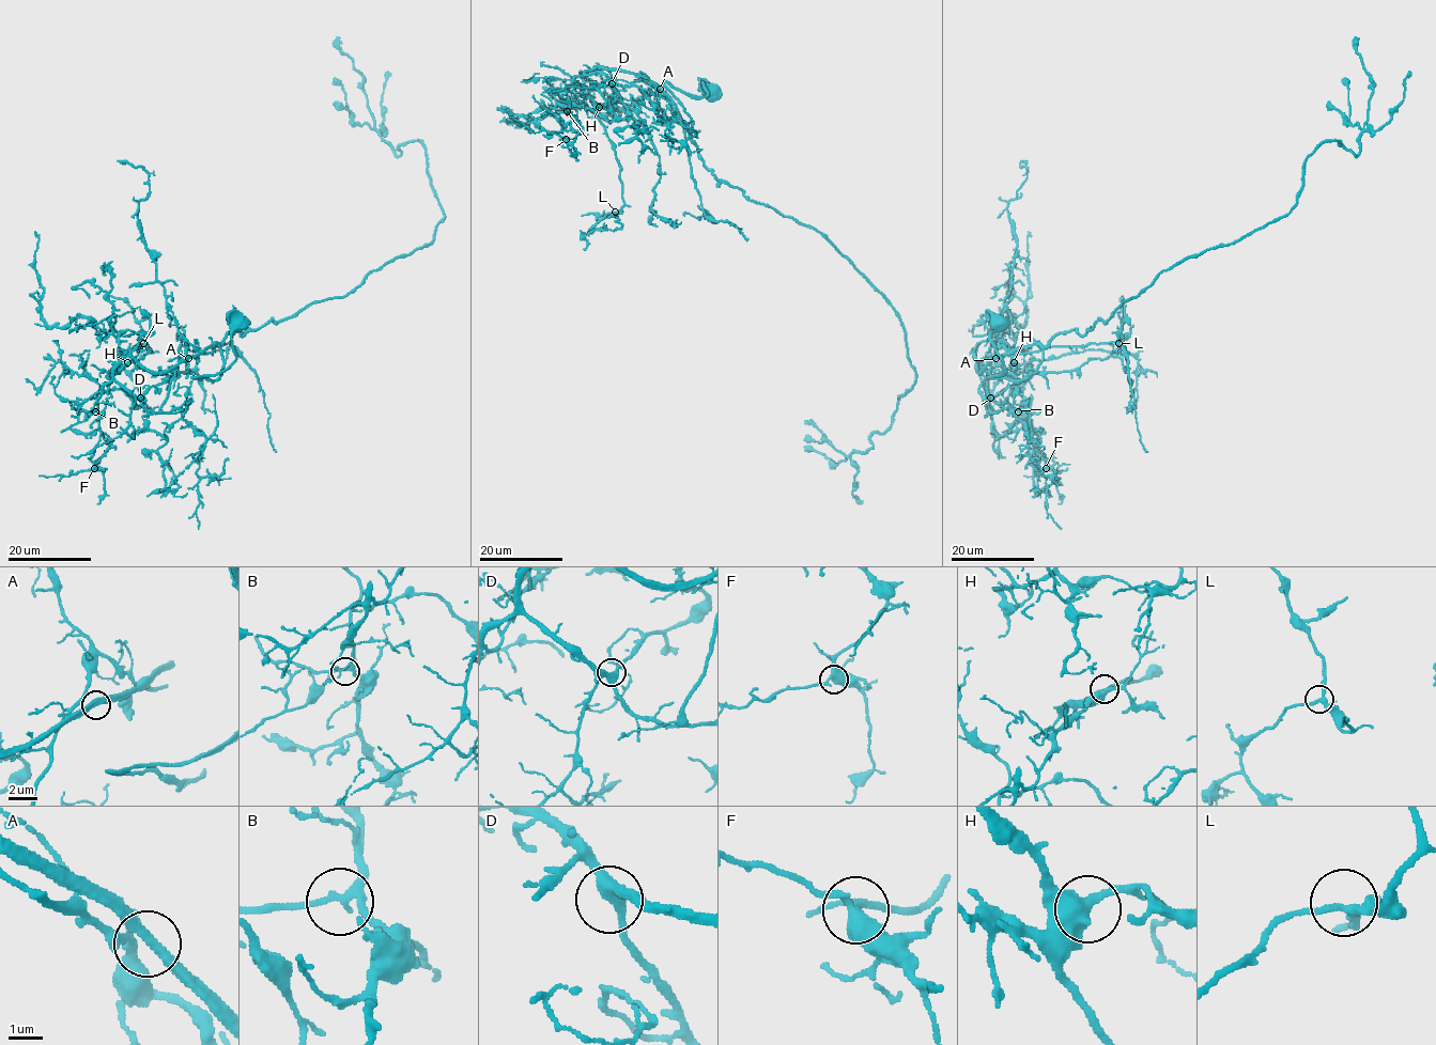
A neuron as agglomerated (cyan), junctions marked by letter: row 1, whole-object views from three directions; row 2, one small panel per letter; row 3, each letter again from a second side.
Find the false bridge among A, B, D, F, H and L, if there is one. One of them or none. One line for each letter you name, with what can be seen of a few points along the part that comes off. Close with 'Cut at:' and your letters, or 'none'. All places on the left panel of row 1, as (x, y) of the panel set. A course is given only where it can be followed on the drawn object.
Cut at: none

